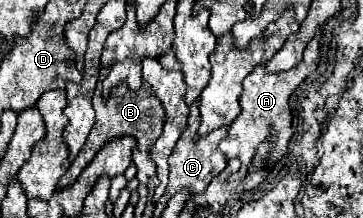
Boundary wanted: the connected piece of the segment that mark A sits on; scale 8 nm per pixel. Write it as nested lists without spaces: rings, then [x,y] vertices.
[[[324,26],[318,30],[318,34],[310,40],[304,58],[298,66],[294,66],[292,70],[286,72],[268,72],[266,64],[258,64],[258,68],[254,68],[254,72],[250,72],[250,76],[246,76],[244,80],[244,90],[240,96],[240,108],[242,112],[238,114],[238,118],[228,126],[228,136],[220,142],[220,150],[226,154],[226,158],[240,158],[242,168],[234,174],[234,178],[244,178],[248,164],[252,162],[256,148],[272,134],[270,130],[274,128],[276,134],[276,146],[272,148],[270,158],[276,162],[280,156],[286,154],[288,150],[288,142],[292,136],[292,108],[290,108],[290,96],[292,92],[318,68],[320,62],[320,40],[322,40],[322,32]]]

